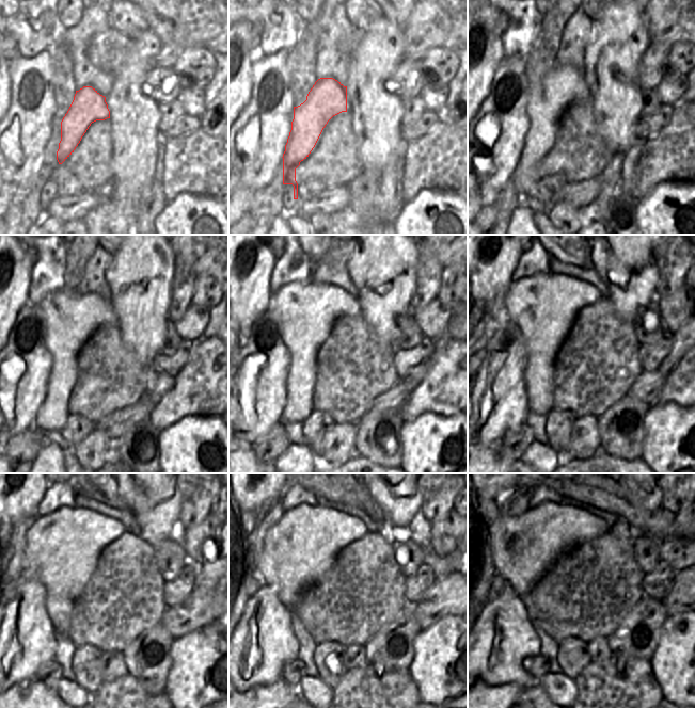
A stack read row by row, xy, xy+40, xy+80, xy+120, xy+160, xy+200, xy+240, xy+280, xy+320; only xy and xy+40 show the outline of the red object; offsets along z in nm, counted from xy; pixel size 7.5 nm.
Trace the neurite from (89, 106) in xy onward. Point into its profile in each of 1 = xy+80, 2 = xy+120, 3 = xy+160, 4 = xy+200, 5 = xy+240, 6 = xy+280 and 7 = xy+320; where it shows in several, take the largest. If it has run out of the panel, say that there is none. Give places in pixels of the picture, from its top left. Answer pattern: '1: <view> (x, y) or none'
1: xy+80 (549, 97)
2: xy+120 (70, 319)
3: xy+160 (305, 312)
4: xy+200 (545, 306)
5: xy+240 (62, 549)
6: xy+280 (299, 550)
7: xy+320 (523, 548)

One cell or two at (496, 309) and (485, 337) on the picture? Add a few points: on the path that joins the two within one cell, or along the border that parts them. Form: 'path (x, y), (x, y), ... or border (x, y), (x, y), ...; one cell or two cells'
path (495, 316), (485, 331); one cell

